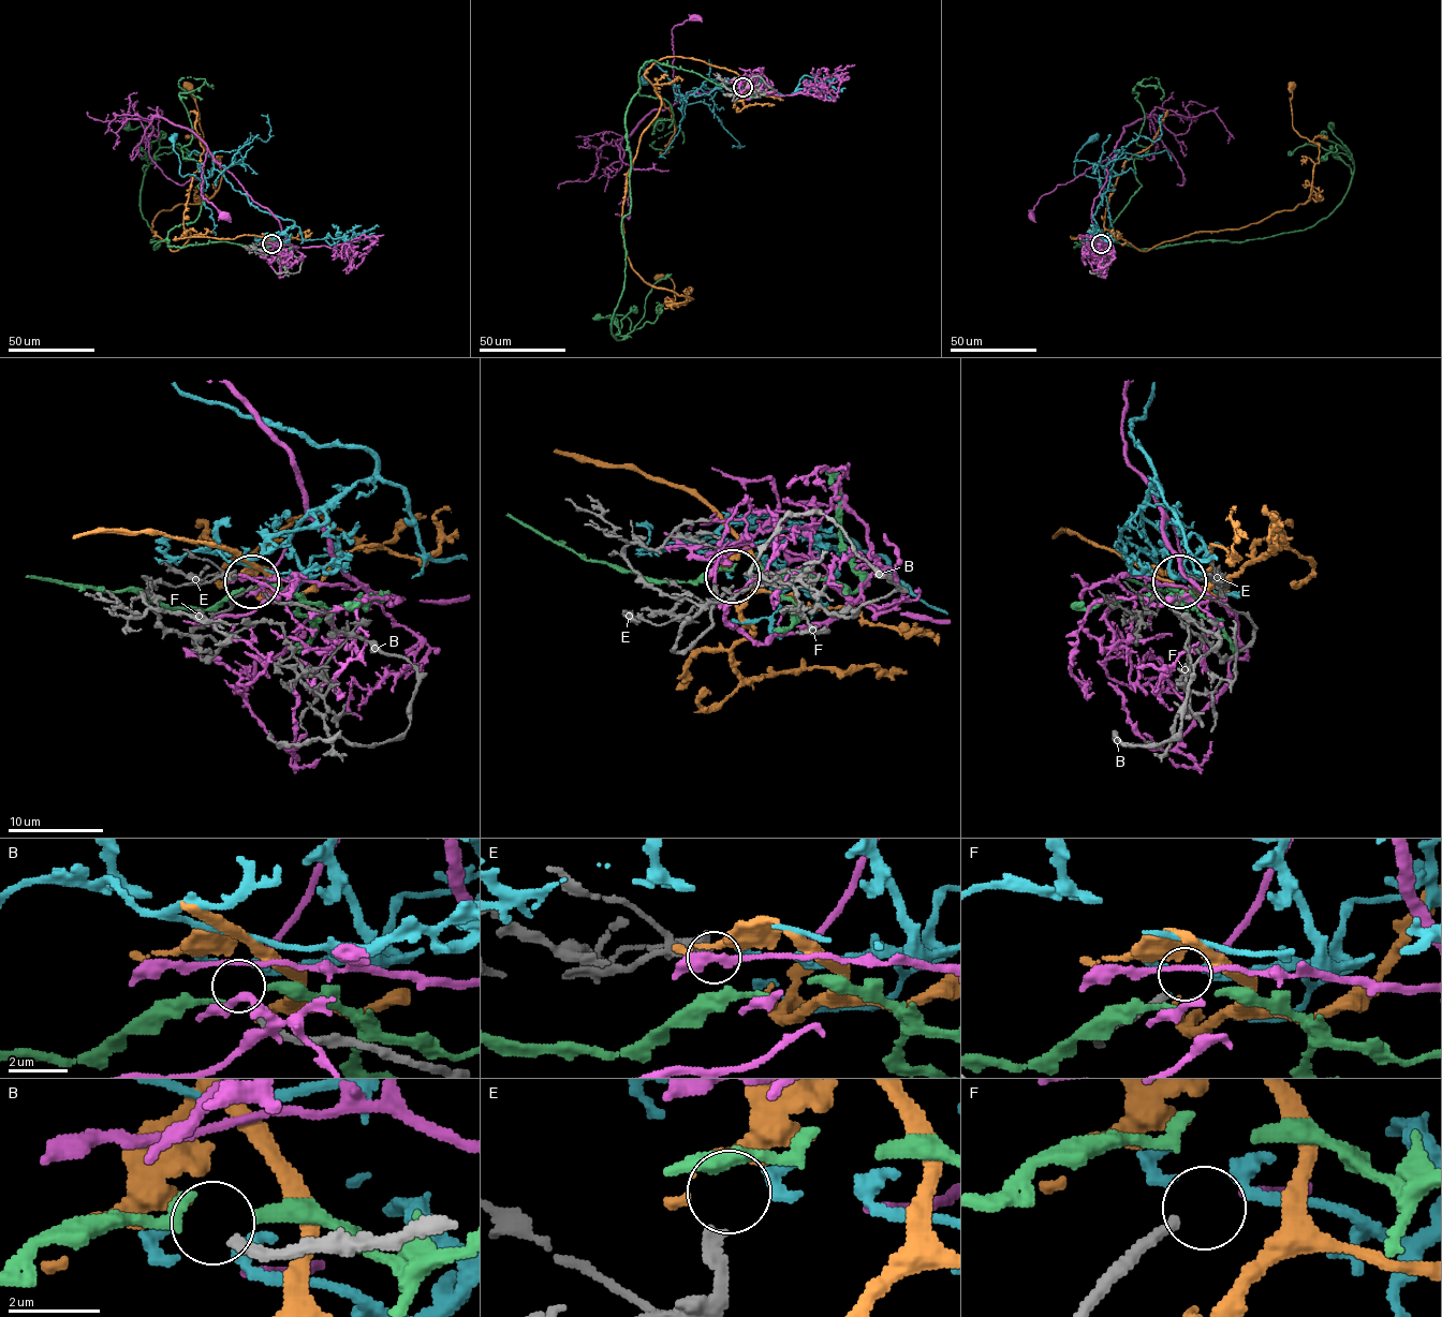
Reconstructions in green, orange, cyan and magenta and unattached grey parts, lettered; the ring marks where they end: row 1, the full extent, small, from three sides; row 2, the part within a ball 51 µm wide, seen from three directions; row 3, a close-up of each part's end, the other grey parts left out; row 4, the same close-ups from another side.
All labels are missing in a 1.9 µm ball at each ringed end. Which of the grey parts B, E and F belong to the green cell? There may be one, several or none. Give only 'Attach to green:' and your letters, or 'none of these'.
Attach to green: none of these

